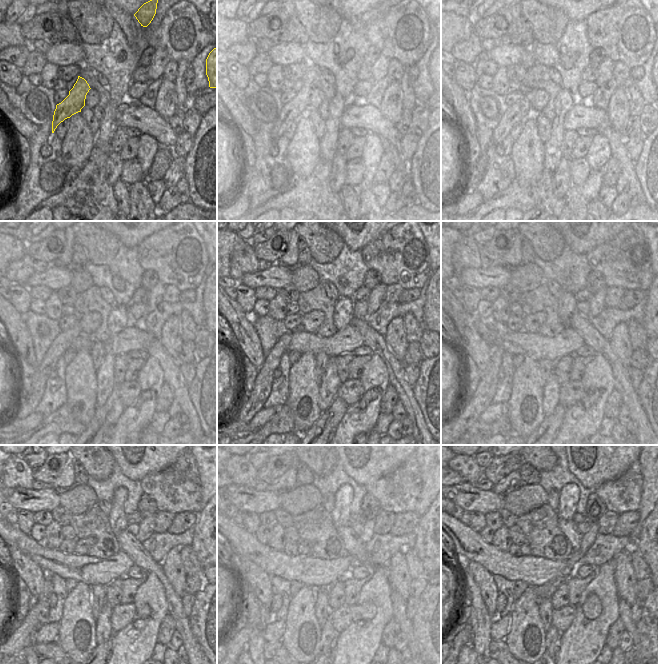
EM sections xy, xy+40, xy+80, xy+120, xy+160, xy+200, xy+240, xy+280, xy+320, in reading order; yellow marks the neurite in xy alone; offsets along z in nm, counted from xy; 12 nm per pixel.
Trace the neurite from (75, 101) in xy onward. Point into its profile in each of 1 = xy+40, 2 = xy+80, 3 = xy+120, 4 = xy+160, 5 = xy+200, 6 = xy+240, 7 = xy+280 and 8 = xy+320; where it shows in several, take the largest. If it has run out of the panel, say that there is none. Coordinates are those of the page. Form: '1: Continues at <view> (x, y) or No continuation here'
1: Continues at xy+40 (298, 106)
2: Continues at xy+80 (516, 113)
3: Continues at xy+120 (65, 339)
4: Continues at xy+160 (249, 407)
5: Continues at xy+200 (482, 398)
6: Continues at xy+240 (13, 645)
7: Continues at xy+280 (237, 644)
8: Continues at xy+320 (462, 639)

